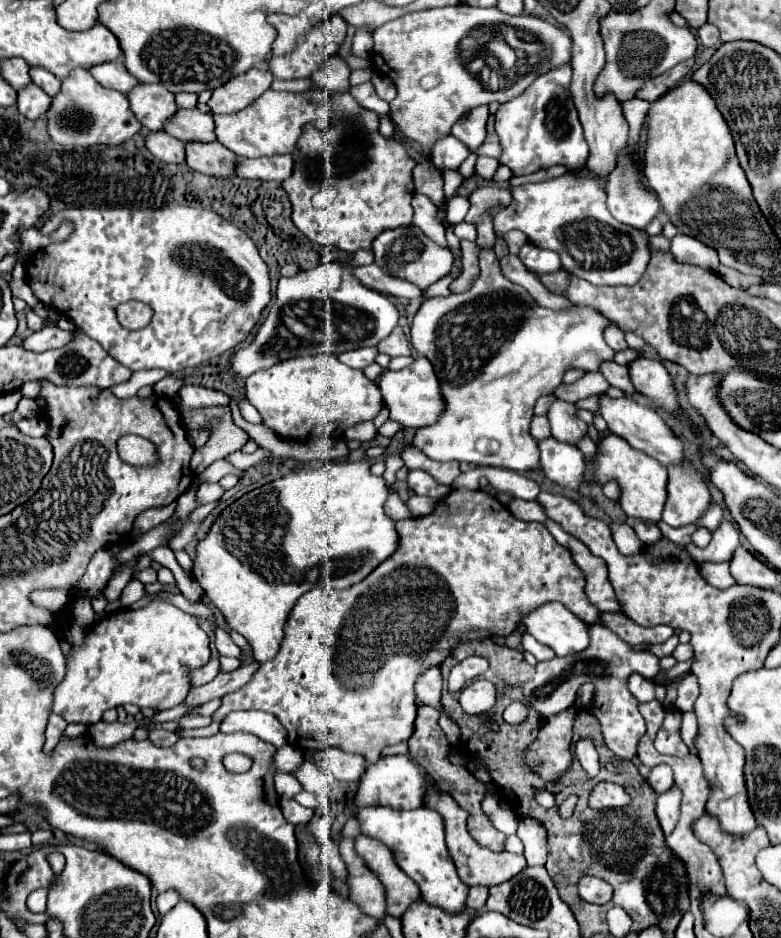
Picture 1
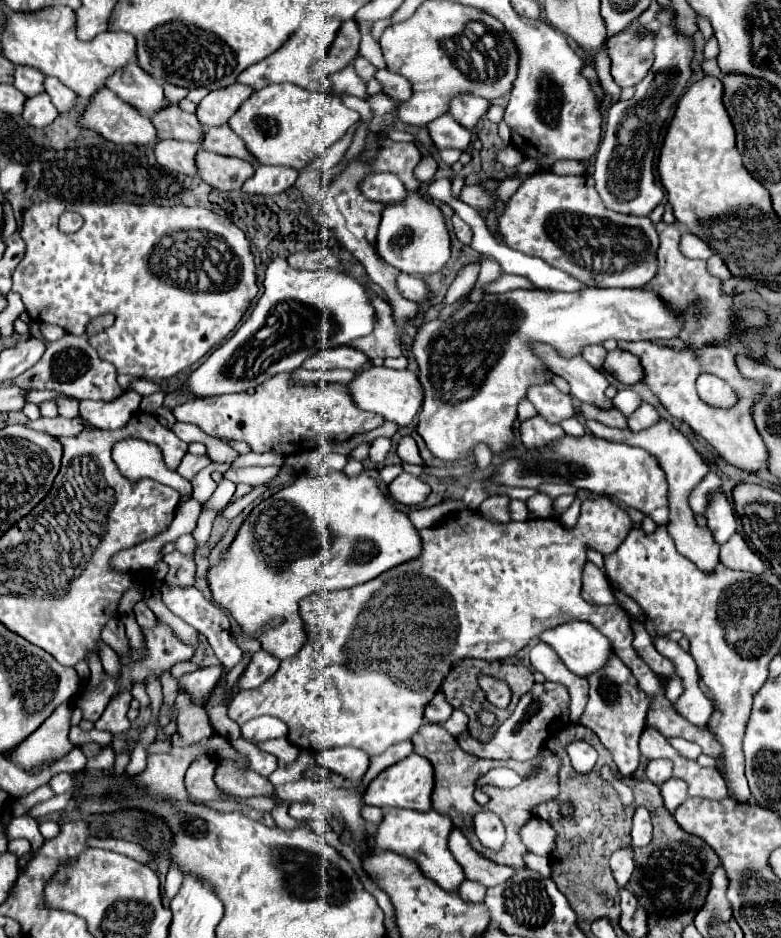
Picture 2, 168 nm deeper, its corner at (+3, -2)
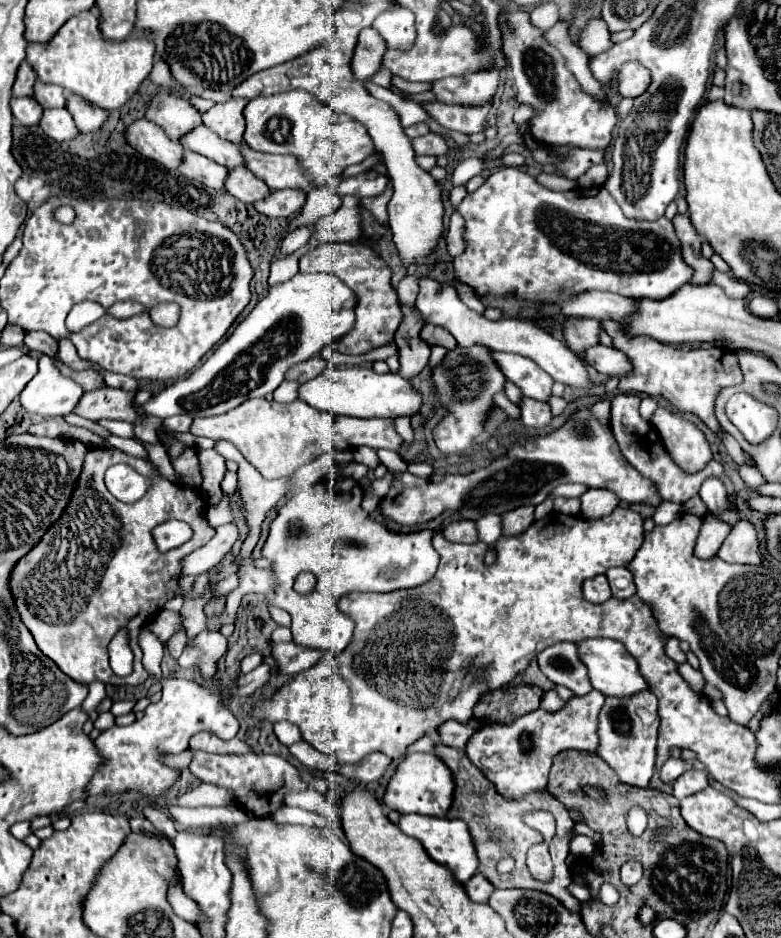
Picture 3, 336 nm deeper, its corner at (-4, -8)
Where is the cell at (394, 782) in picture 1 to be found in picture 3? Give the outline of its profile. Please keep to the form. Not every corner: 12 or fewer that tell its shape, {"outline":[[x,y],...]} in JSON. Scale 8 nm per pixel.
{"outline":[[410,754],[382,800],[400,814],[446,816],[452,774],[436,754]]}

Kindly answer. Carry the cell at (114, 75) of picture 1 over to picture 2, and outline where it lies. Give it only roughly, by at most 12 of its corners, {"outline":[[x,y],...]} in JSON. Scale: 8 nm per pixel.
{"outline":[[131,60],[107,88],[143,116],[169,104],[161,84]]}

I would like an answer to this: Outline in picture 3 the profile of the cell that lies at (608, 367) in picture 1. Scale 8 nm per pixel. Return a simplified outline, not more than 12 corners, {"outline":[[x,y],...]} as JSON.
{"outline":[[598,320],[564,324],[564,338],[582,360],[600,344]]}

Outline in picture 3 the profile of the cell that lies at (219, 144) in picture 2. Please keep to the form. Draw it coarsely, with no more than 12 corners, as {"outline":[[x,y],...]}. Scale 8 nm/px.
{"outline":[[240,142],[246,168],[272,190],[314,188],[294,156],[254,152]]}

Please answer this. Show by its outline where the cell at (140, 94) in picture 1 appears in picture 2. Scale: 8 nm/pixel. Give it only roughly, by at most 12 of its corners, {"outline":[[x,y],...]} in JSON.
{"outline":[[175,104],[151,116],[159,138],[201,144],[197,116]]}

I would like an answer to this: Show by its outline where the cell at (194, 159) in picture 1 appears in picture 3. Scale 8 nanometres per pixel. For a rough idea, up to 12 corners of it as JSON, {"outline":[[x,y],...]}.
{"outline":[[246,166],[230,168],[224,190],[246,204],[270,188]]}

